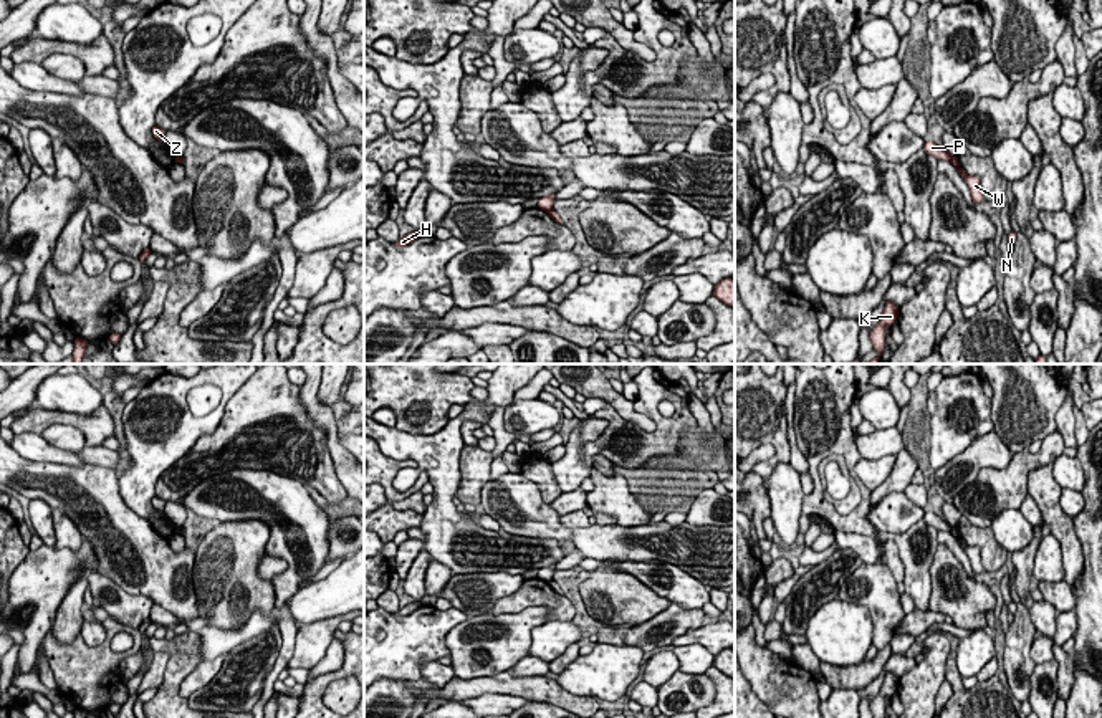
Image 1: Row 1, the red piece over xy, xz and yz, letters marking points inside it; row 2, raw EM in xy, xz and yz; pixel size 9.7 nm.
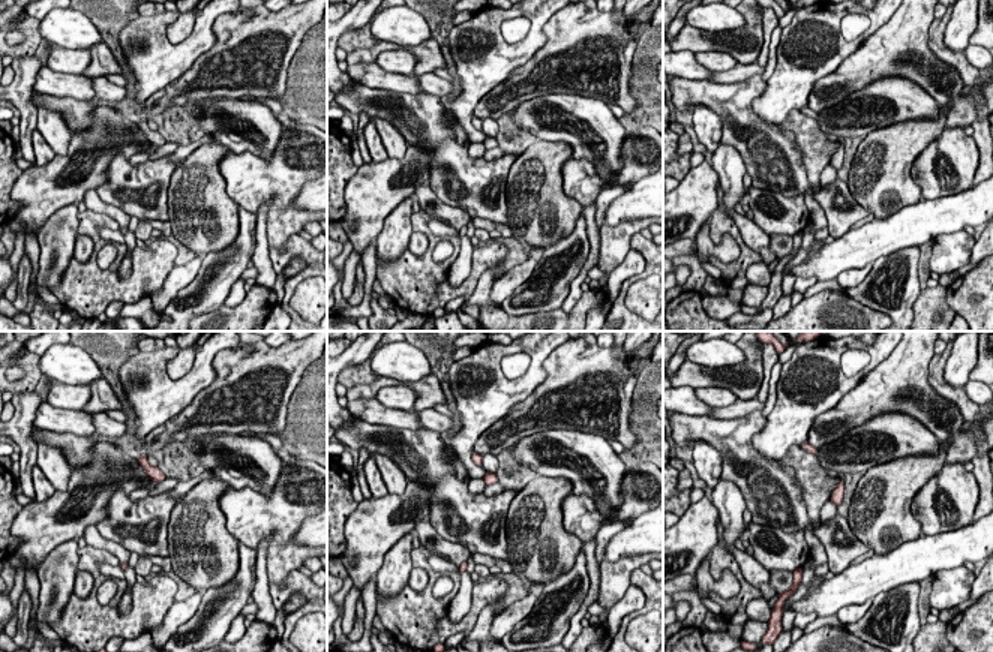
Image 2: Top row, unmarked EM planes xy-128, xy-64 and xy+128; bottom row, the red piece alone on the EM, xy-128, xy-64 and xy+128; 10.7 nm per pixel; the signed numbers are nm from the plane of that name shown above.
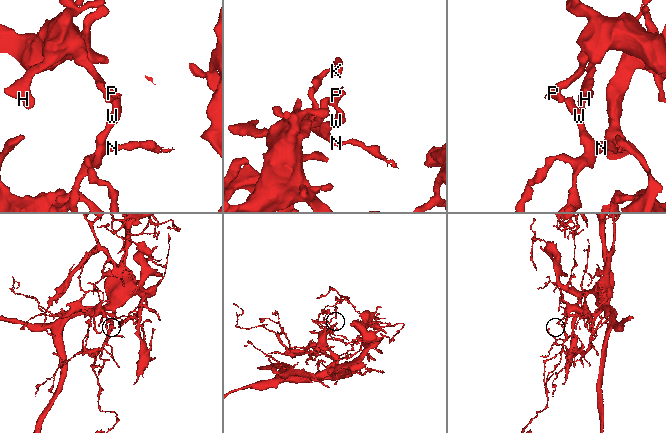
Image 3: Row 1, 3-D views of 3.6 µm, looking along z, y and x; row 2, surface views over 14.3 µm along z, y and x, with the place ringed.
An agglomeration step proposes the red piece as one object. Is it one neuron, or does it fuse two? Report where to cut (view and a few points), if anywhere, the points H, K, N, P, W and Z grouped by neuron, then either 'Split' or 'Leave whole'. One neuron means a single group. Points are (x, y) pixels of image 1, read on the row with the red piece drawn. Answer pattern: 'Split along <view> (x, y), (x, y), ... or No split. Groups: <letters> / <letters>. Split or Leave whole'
Split along yz (950, 156), (952, 161). Groups: H P Z / K N W. Split

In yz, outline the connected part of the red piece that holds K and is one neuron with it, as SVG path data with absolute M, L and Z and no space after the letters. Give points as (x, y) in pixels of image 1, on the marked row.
M887 301L884 313L880 316L880 321L877 323L877 326L869 334L872 347L879 352L879 356L869 362L854 361L849 364L877 364L879 362L879 359L882 357L882 352L884 352L884 346L885 346L885 328L897 323L898 309L900 308L895 306L892 301Z

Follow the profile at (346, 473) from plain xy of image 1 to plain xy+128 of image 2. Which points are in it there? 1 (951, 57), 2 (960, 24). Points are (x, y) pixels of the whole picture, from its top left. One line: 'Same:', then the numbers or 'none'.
Same: 1

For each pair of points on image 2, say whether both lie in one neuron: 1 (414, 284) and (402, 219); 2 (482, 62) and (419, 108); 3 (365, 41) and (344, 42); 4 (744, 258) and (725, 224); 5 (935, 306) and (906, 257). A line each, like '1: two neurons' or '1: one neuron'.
1: two neurons
2: two neurons
3: one neuron
4: one neuron
5: two neurons

